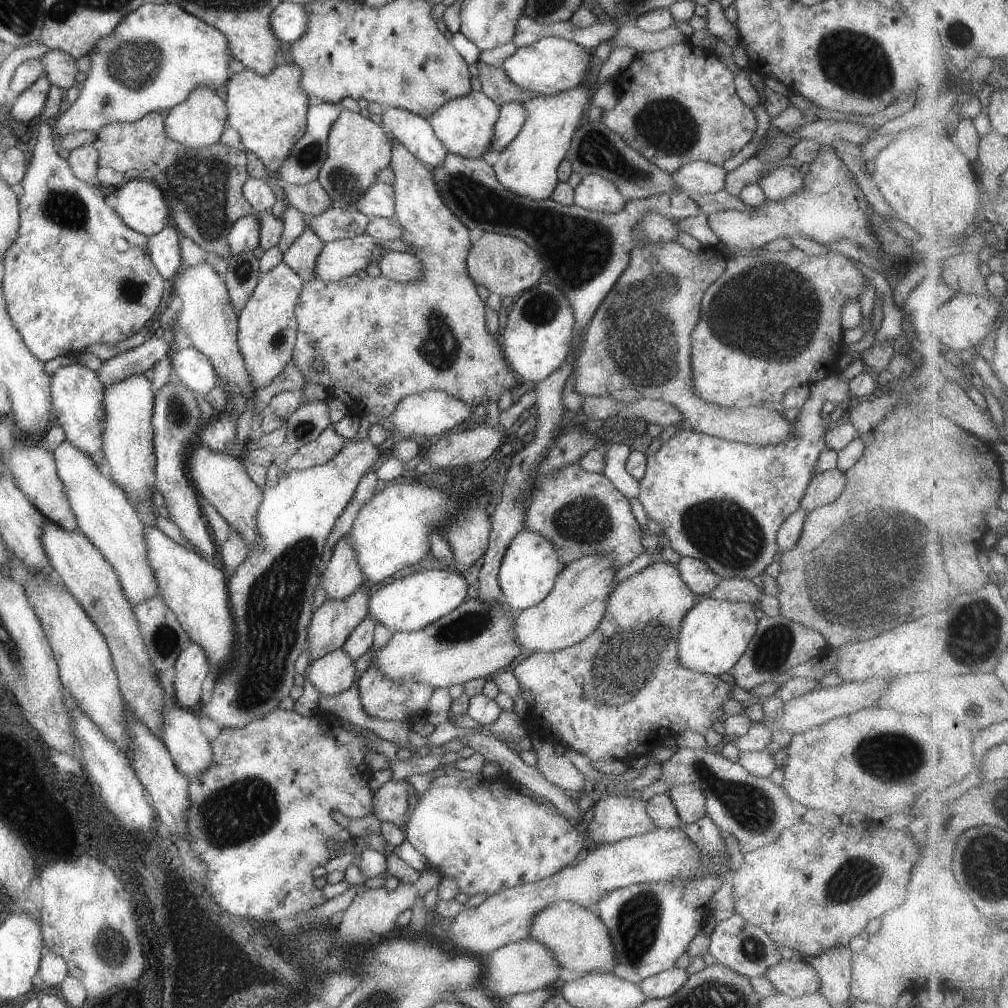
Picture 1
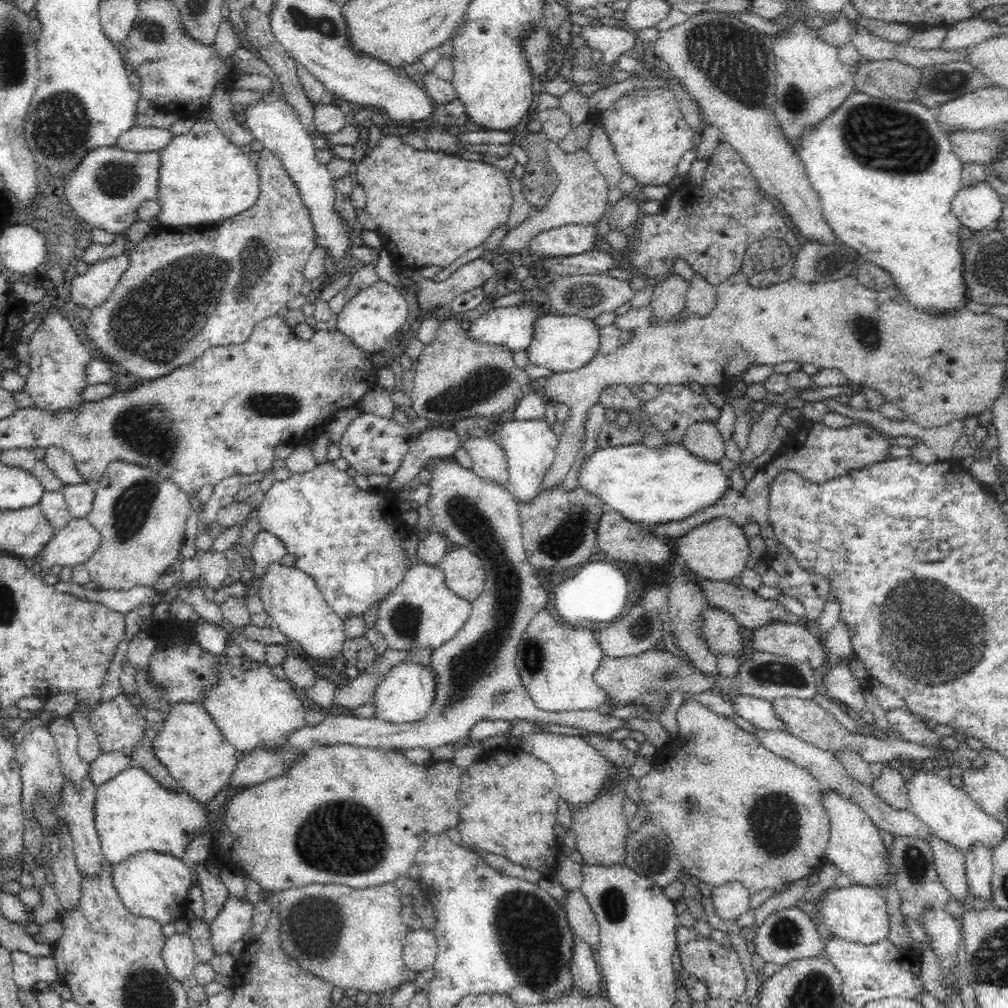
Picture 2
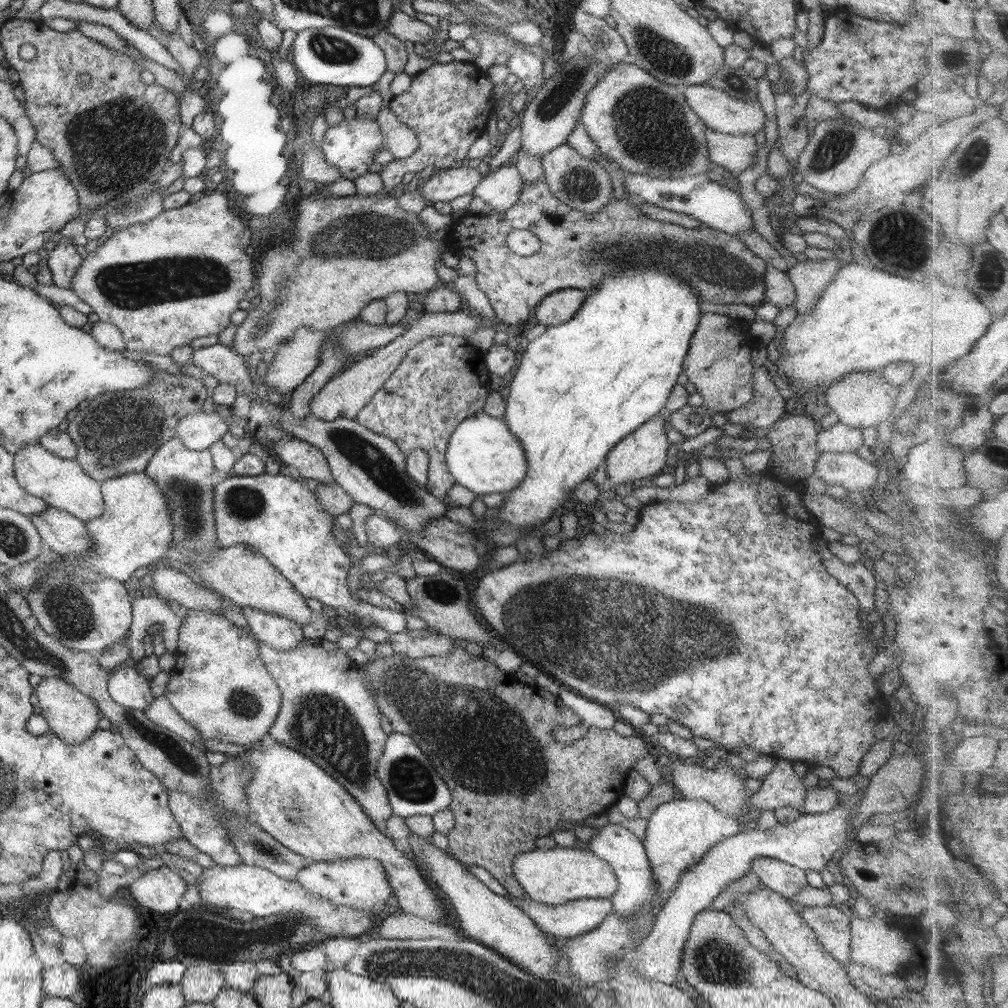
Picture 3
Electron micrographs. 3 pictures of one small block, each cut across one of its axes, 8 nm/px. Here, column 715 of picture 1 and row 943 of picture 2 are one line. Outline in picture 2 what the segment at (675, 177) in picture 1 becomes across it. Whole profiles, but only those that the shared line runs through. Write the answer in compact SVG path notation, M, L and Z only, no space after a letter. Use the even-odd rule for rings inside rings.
M188 932L174 933L166 939L162 952L166 969L171 976L184 985L193 976L192 970L196 966L195 950Z

